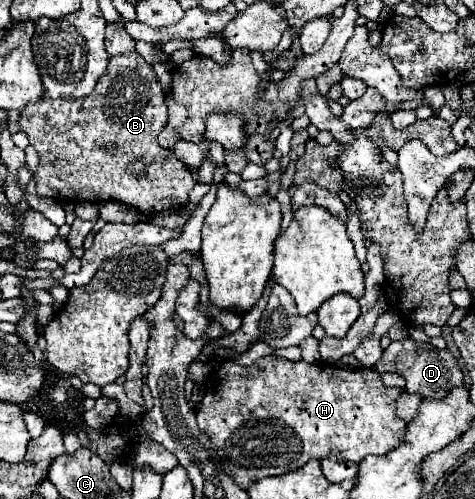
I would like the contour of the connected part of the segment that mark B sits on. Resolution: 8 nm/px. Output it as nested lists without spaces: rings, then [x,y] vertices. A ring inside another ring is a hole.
[[[128,52],[128,54],[120,54],[120,56],[110,58],[110,68],[106,70],[106,76],[102,76],[102,80],[98,82],[98,88],[90,96],[80,98],[80,100],[78,98],[74,98],[74,100],[72,98],[56,98],[56,100],[52,100],[50,96],[46,96],[38,104],[28,104],[22,110],[22,114],[20,114],[20,128],[28,136],[30,144],[40,154],[40,164],[38,164],[38,170],[36,170],[36,192],[38,192],[38,196],[46,196],[46,198],[52,198],[56,202],[94,202],[94,204],[104,204],[104,202],[110,202],[110,200],[118,200],[118,202],[126,202],[126,204],[138,208],[144,214],[158,214],[162,210],[178,210],[178,208],[186,206],[188,204],[188,192],[196,184],[192,174],[190,174],[190,170],[186,168],[186,164],[182,160],[178,160],[172,150],[166,150],[166,148],[162,148],[158,144],[158,134],[162,132],[164,126],[166,126],[164,90],[162,90],[162,86],[158,82],[158,76],[152,70],[152,66],[142,56],[138,56],[138,52]],[[104,146],[114,146],[116,152],[106,152]],[[136,157],[143,161],[146,168],[146,176],[138,178],[131,172],[128,172],[128,164]]]

